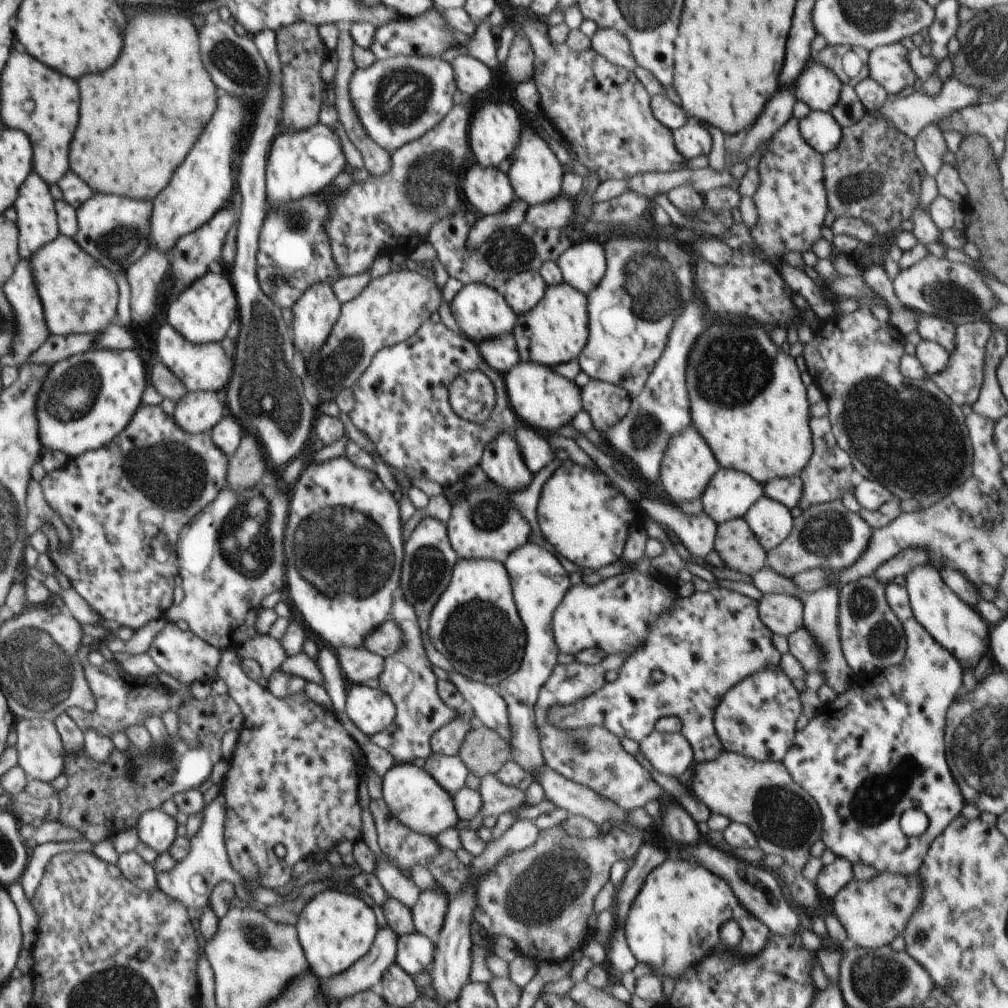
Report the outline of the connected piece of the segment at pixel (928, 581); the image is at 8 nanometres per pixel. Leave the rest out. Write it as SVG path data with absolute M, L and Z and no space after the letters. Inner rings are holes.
M926 564L912 569L906 577L906 590L909 594L910 606L914 618L938 641L946 650L950 651L962 664L963 668L970 667L974 670L978 662L986 656L990 657L989 634L991 626L979 615L979 612L966 604L946 583L942 580L940 570L934 564Z

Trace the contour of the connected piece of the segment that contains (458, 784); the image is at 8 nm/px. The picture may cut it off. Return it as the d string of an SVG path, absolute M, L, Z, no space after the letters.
M430 754L423 768L452 796L465 786L470 773L459 755Z

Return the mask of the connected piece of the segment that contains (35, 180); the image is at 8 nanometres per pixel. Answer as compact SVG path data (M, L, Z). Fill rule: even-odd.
M32 171L19 188L17 199L13 204L17 212L16 224L19 230L20 260L28 261L41 246L48 244L59 235L57 212L54 208L54 202L49 184L46 184L46 181L42 180L42 177L38 173Z

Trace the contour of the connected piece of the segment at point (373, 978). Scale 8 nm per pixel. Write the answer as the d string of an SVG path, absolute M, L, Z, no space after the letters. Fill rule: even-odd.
M390 926L380 927L377 932L376 938L372 943L371 949L360 960L357 960L349 969L346 969L340 974L331 976L326 980L319 980L322 982L320 986L320 994L326 998L326 1000L344 1000L358 994L359 992L370 989L372 986L376 986L384 973L388 970L388 967L395 962L395 954L397 949L398 936L393 932L393 928Z

